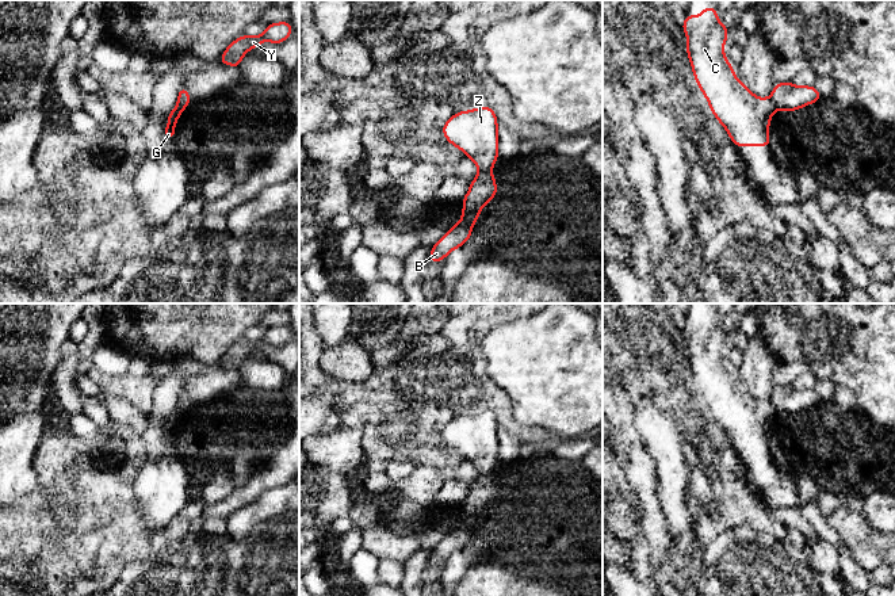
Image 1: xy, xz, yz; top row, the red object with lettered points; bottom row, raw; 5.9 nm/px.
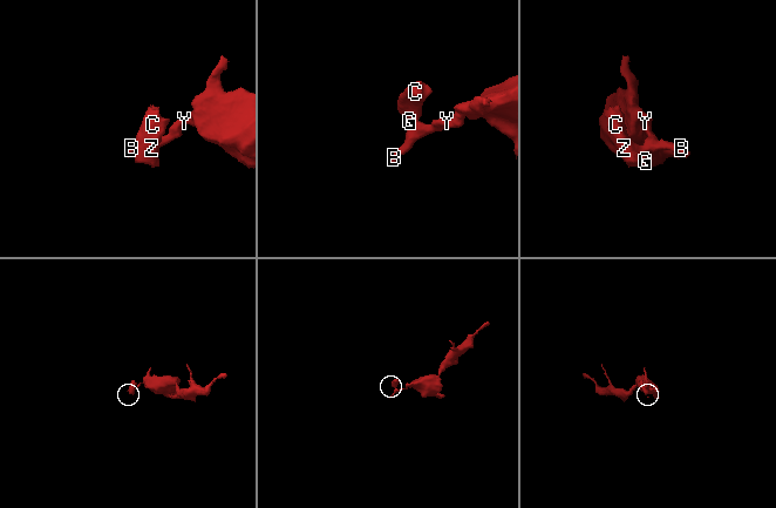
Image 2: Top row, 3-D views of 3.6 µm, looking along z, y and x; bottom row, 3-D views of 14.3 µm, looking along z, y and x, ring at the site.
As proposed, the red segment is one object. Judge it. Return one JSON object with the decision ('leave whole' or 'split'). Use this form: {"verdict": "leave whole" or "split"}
{"verdict": "split"}

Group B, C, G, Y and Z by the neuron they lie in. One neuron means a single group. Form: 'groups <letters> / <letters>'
groups B Y / C G Z

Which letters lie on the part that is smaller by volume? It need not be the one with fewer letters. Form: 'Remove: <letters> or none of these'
Remove: C, G, Z

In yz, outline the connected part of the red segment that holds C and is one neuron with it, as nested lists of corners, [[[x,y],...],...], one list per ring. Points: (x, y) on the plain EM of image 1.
[[[715,310],[704,312],[699,320],[686,318],[682,333],[695,383],[735,451],[770,450],[769,425],[776,412],[770,402],[757,401],[733,375],[723,354],[728,333],[719,325]]]

